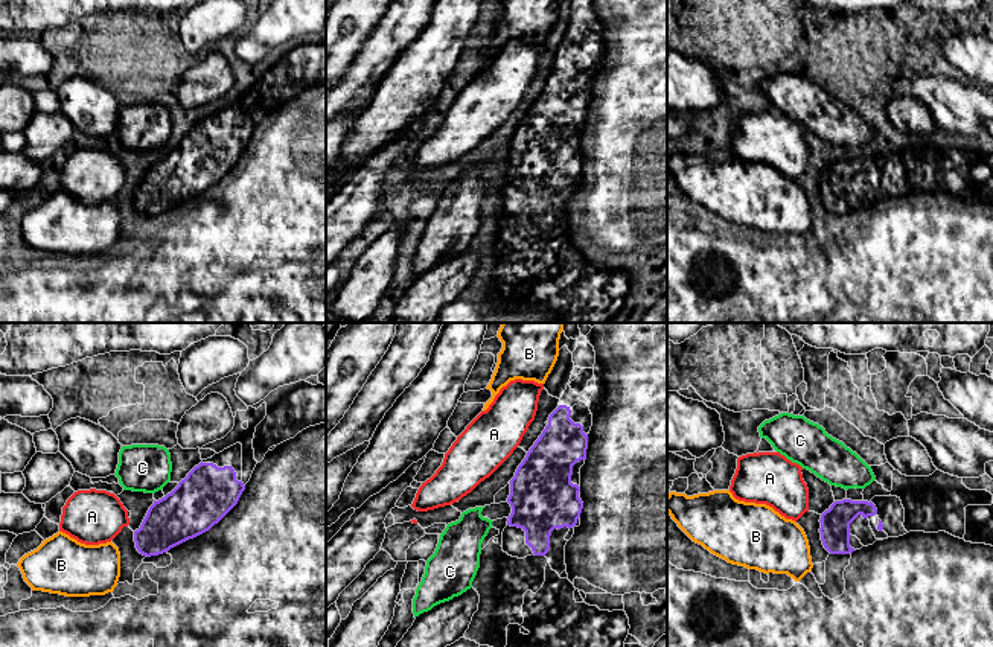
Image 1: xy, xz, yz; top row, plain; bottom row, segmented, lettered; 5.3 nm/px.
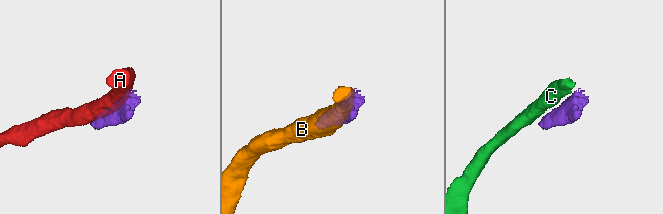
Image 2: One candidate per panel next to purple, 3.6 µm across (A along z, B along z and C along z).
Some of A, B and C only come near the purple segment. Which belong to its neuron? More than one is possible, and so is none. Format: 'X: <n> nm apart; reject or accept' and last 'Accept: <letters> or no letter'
A: 50 nm apart; reject
B: 70 nm apart; reject
C: 50 nm apart; reject
Accept: no letter

